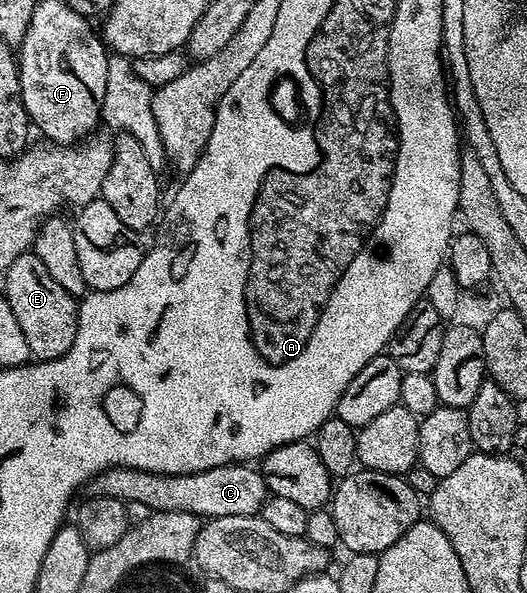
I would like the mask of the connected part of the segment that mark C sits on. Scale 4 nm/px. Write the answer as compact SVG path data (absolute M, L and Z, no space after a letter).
M226 463L217 469L205 469L192 475L154 475L132 467L111 467L102 475L95 475L81 488L89 499L122 499L124 503L141 501L152 511L180 511L193 513L204 520L217 517L245 517L259 515L269 492L262 470L246 463Z

